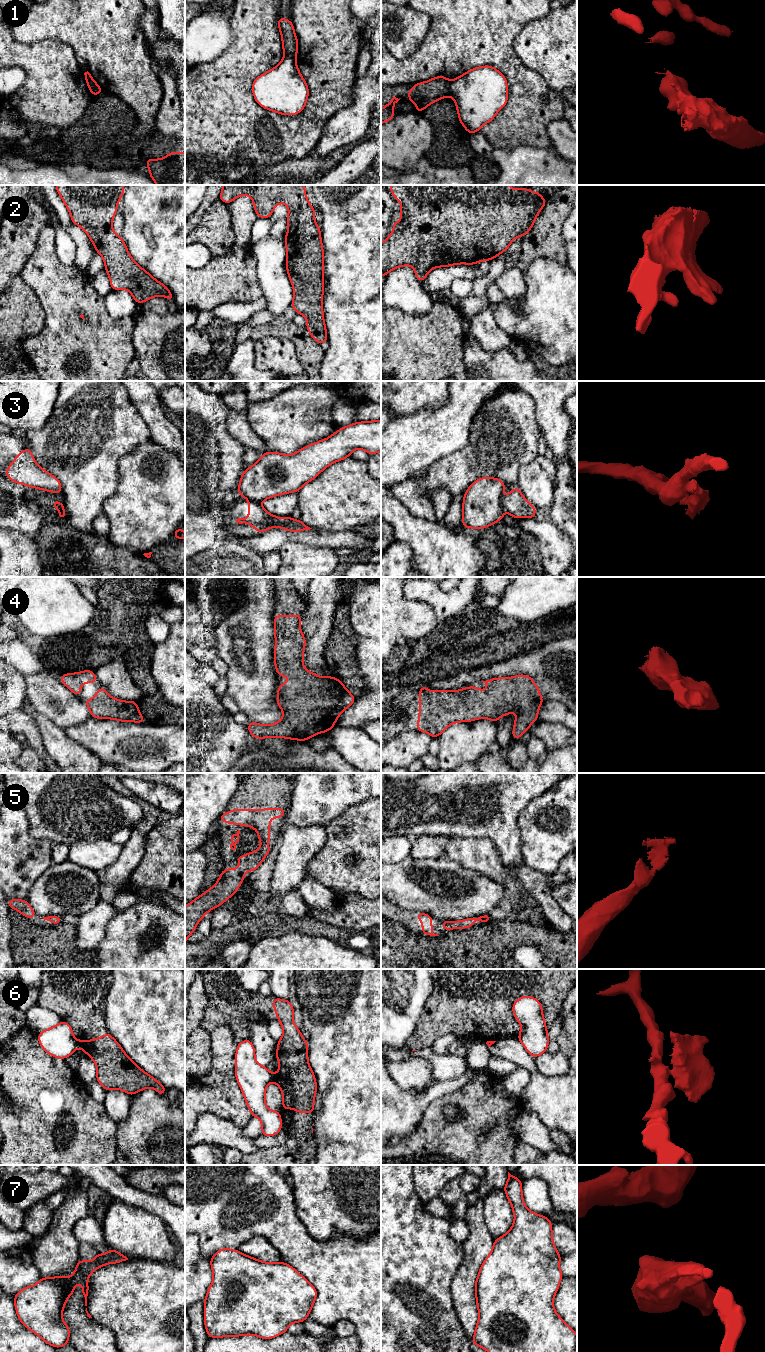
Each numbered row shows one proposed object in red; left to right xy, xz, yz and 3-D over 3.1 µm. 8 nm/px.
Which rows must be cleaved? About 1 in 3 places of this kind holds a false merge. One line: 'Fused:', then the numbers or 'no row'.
Fused: 1, 3, 6, 7

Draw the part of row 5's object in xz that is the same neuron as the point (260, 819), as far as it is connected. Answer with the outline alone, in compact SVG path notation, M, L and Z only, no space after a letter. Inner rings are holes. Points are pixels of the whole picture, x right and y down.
M232 808L223 813L218 821L228 824L242 824L244 827L251 826L258 833L260 847L255 852L249 852L244 856L236 856L240 862L237 869L225 868L217 883L205 893L198 896L185 906L185 943L188 937L195 931L198 922L205 917L210 910L222 905L232 897L245 879L245 870L254 872L264 861L264 858L272 849L271 845L264 846L264 842L270 842L270 819L285 816L285 808L267 808L236 810Z

